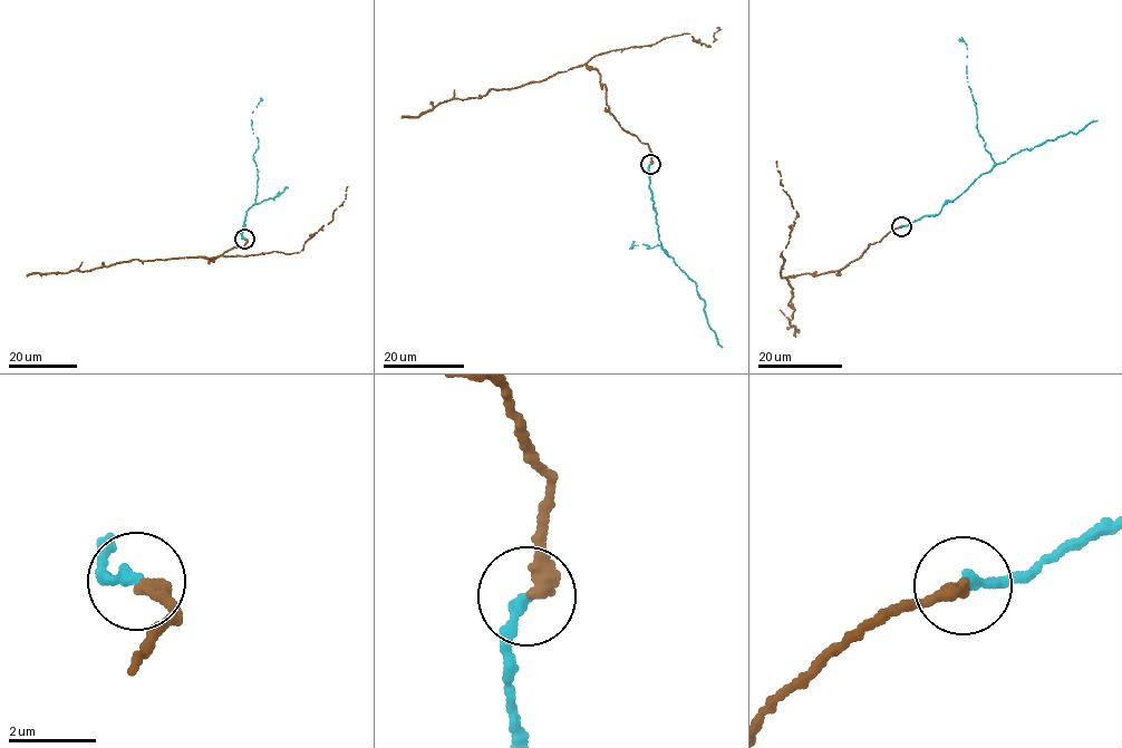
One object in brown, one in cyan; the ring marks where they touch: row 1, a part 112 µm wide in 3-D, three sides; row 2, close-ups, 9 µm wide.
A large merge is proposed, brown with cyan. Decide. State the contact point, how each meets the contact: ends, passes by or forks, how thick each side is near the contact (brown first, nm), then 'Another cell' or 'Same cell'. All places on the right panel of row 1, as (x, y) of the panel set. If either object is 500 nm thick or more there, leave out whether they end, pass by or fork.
Place: (901, 226). At the ring brown ends. At the ring cyan ends. Thickness 380 nm (brown) against 280 nm. Same cell

